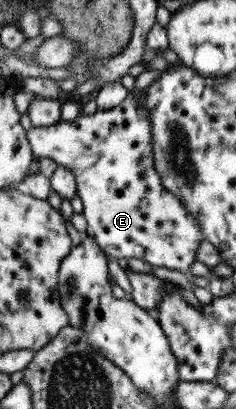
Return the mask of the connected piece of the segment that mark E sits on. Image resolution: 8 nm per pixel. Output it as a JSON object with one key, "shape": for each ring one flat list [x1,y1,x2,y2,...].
{"shape":[[144,89,136,91,128,90,128,92,125,99,111,109,105,111,96,110,92,115,82,114,75,117,71,122,58,122,57,124,51,124,47,127,30,128,26,131,30,151,35,159,47,157,47,159,52,159,57,166,66,167,72,171,76,195,82,203,80,214,85,218,87,234,95,240,95,243,101,248,103,254,109,255,109,258,114,258,115,260,135,258,143,260,152,267,163,267,168,270,188,273,189,266,195,262,195,249,197,249,199,241,203,240,202,235,200,234,198,225,194,221,194,217,186,213,182,203,174,197,174,195,171,195,168,191,163,191,159,177,157,177,157,173,153,171,151,124,149,124,149,114,147,114,146,109,142,107,142,103,144,102]]}

